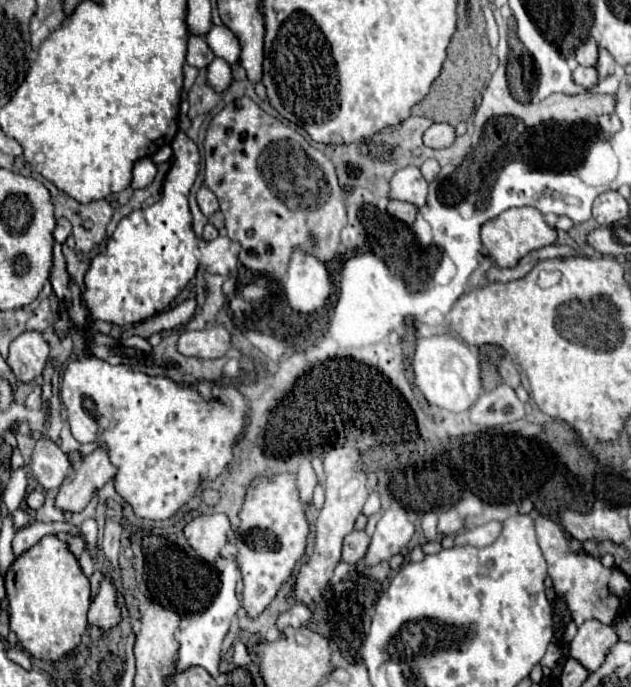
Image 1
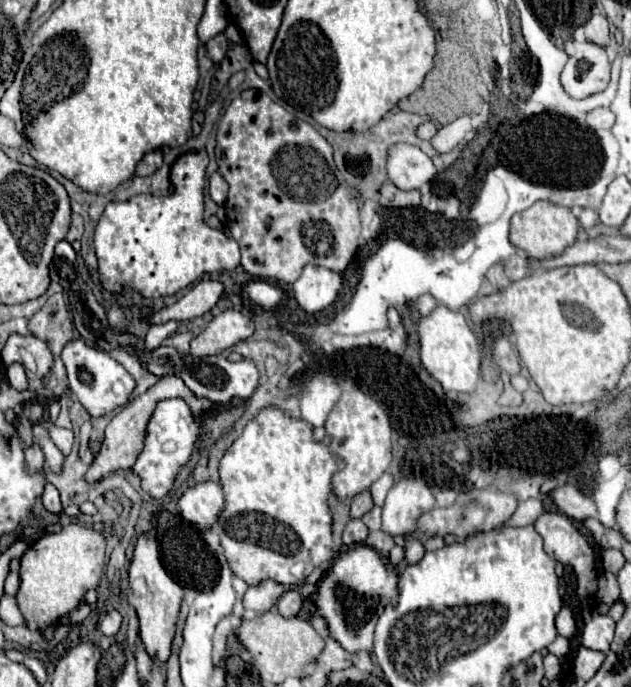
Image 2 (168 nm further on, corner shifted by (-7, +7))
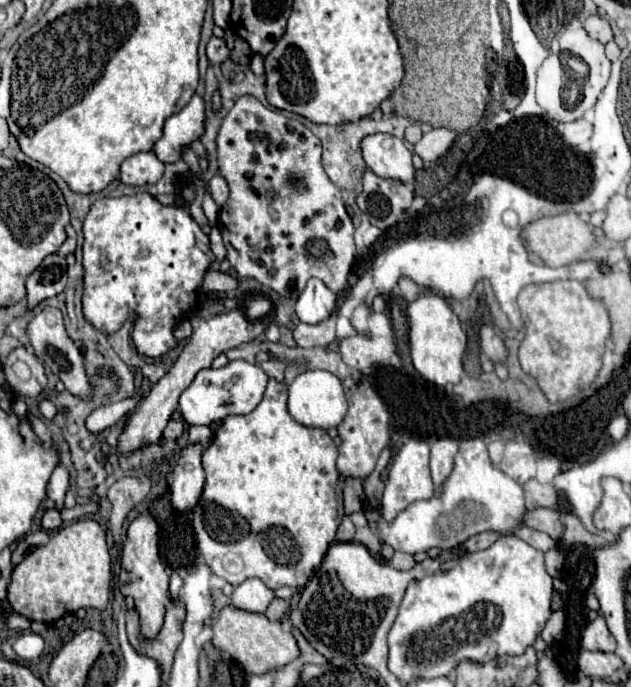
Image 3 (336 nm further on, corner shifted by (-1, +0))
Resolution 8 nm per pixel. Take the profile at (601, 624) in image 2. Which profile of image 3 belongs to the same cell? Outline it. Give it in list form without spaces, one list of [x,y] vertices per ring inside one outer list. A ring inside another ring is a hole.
[[[601,615],[589,622],[581,634],[581,647],[589,651],[615,651],[615,645],[615,637]]]

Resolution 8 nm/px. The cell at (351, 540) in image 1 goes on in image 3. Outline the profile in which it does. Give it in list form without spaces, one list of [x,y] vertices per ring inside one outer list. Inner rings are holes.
[[[345,515],[337,529],[337,541],[353,541],[353,535],[355,535],[355,527],[353,527],[351,519]]]

